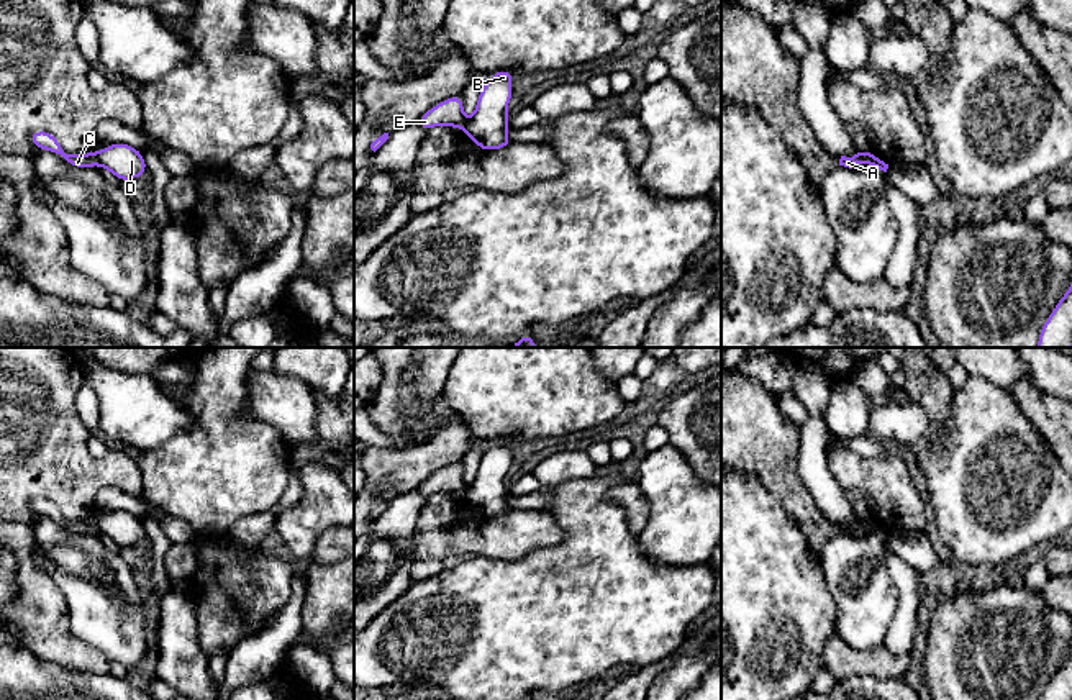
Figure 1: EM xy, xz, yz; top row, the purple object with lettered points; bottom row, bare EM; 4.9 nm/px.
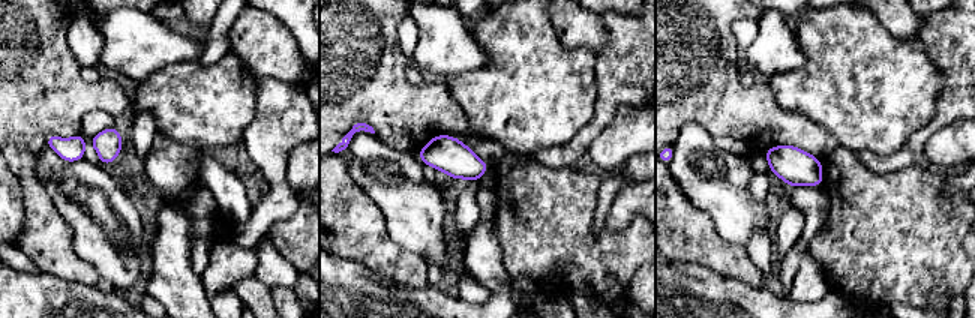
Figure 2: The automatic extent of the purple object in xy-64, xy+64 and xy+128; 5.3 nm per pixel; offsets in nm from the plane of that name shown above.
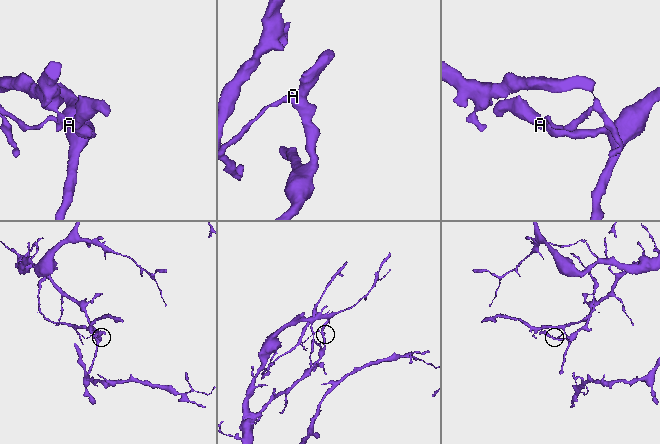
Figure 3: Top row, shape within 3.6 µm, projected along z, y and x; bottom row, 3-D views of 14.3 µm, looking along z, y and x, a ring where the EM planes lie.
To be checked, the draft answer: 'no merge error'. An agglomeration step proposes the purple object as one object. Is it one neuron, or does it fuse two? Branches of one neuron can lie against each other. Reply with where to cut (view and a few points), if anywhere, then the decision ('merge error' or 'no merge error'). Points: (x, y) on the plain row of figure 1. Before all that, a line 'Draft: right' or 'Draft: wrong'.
Draft: wrong
cut in xy along (95, 520), (97, 530); merge error

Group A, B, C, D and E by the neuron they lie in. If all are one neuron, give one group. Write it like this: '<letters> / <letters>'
A C E / B D

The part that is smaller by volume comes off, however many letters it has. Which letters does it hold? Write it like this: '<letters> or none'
A, C, E

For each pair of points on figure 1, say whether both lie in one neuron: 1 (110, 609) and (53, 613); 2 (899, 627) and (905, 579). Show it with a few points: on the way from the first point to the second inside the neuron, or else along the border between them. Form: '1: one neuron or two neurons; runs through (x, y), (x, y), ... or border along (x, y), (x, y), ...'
1: two neurons; border along (51, 577), (64, 599), (71, 630), (90, 645)
2: one neuron; runs through (905, 615), (907, 590)

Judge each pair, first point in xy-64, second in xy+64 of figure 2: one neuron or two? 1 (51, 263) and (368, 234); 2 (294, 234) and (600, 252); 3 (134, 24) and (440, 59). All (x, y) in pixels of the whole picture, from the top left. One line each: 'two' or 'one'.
1: one
2: two
3: one

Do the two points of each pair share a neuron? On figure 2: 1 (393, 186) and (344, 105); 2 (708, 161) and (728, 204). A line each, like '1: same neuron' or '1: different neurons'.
1: different neurons
2: same neuron

